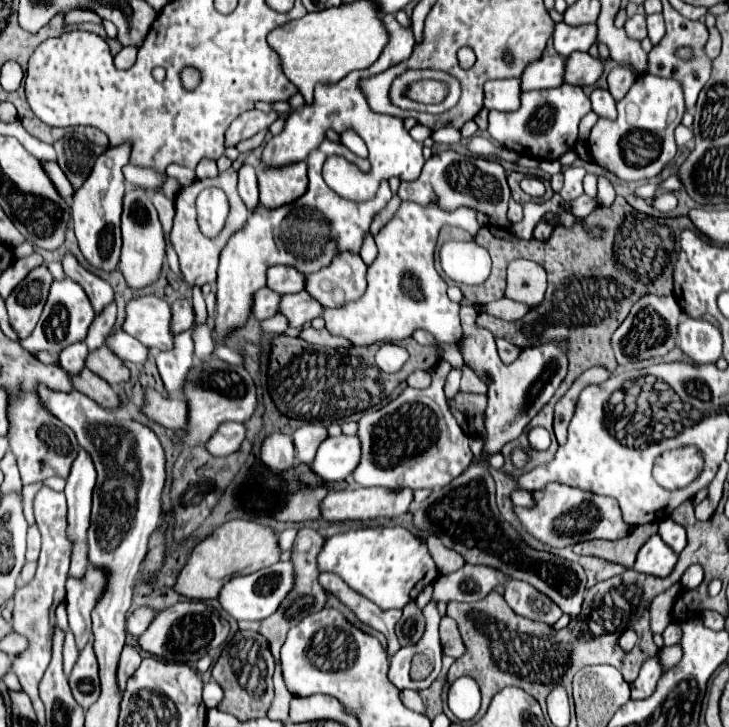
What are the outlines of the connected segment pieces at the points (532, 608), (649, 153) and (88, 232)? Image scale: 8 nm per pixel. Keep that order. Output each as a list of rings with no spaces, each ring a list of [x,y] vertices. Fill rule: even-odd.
[[[504,575],[504,599],[514,613],[526,615],[528,619],[534,621],[544,621],[548,625],[554,625],[562,617],[560,607],[552,599],[548,599],[532,585],[510,579],[508,575]]]
[[[650,73],[640,75],[626,97],[618,101],[618,117],[614,121],[598,119],[598,123],[592,127],[590,139],[586,143],[588,151],[600,167],[616,173],[622,181],[654,177],[676,155],[674,129],[682,121],[684,113],[684,93],[676,79],[664,79]],[[642,133],[652,135],[654,143],[642,143]]]
[[[124,143],[122,147],[110,147],[104,155],[100,155],[90,177],[74,193],[74,201],[72,201],[72,219],[74,219],[78,247],[84,259],[94,269],[108,271],[108,273],[114,271],[120,261],[120,247],[122,247],[120,213],[122,213],[122,197],[126,187],[122,167],[128,163],[128,153],[130,147],[126,147]]]

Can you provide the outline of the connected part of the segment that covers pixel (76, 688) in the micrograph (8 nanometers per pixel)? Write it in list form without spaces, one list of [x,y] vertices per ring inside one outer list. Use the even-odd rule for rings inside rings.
[[[90,643],[80,651],[80,657],[70,673],[70,689],[82,709],[88,709],[100,695],[98,663]]]

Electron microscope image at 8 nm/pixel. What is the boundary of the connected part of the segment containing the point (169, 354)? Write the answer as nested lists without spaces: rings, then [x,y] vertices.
[[[194,327],[184,333],[178,333],[174,347],[170,351],[160,351],[156,355],[156,365],[158,365],[160,377],[170,395],[184,391],[186,377],[192,369],[192,359],[194,359],[192,331],[194,331]]]

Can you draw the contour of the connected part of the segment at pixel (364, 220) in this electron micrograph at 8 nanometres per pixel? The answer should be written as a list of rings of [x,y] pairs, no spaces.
[[[324,139],[320,147],[316,147],[306,163],[308,163],[308,191],[294,203],[286,207],[278,207],[274,211],[266,211],[260,207],[250,215],[246,225],[230,237],[228,245],[222,249],[220,267],[218,267],[218,283],[216,283],[216,317],[214,317],[214,333],[218,341],[226,341],[226,335],[232,335],[238,327],[244,327],[252,317],[254,295],[258,289],[266,287],[266,271],[278,263],[292,263],[298,271],[310,275],[330,263],[338,251],[360,251],[362,237],[370,227],[372,217],[392,199],[392,189],[388,181],[382,181],[374,199],[364,203],[354,203],[342,199],[322,179],[322,165],[330,155],[346,157],[348,161],[358,161],[344,143],[334,143]]]

